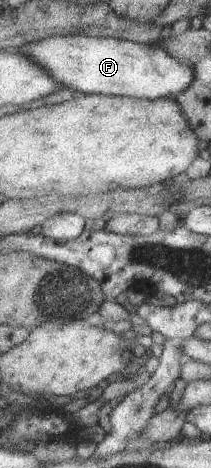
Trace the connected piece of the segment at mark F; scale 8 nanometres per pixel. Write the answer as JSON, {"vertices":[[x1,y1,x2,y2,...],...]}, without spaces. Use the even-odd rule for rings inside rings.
{"vertices":[[81,34,51,35,40,39,37,35,28,39,29,51,21,51,32,57,55,76,62,86,83,92,108,96,125,96,154,100,173,98,193,81,193,71,185,63,173,59,166,50,153,44,142,44,117,38,96,38]]}

